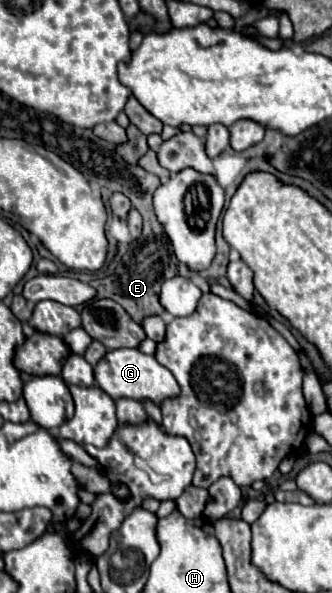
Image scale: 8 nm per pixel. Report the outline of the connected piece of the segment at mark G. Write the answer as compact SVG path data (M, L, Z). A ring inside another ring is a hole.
M138 349L108 351L102 357L102 361L98 361L98 365L94 367L94 379L96 379L96 385L104 389L112 399L120 399L120 397L130 397L136 401L152 399L154 403L160 405L166 397L176 397L180 391L174 375L164 365L160 365L154 359L154 355L146 355Z

